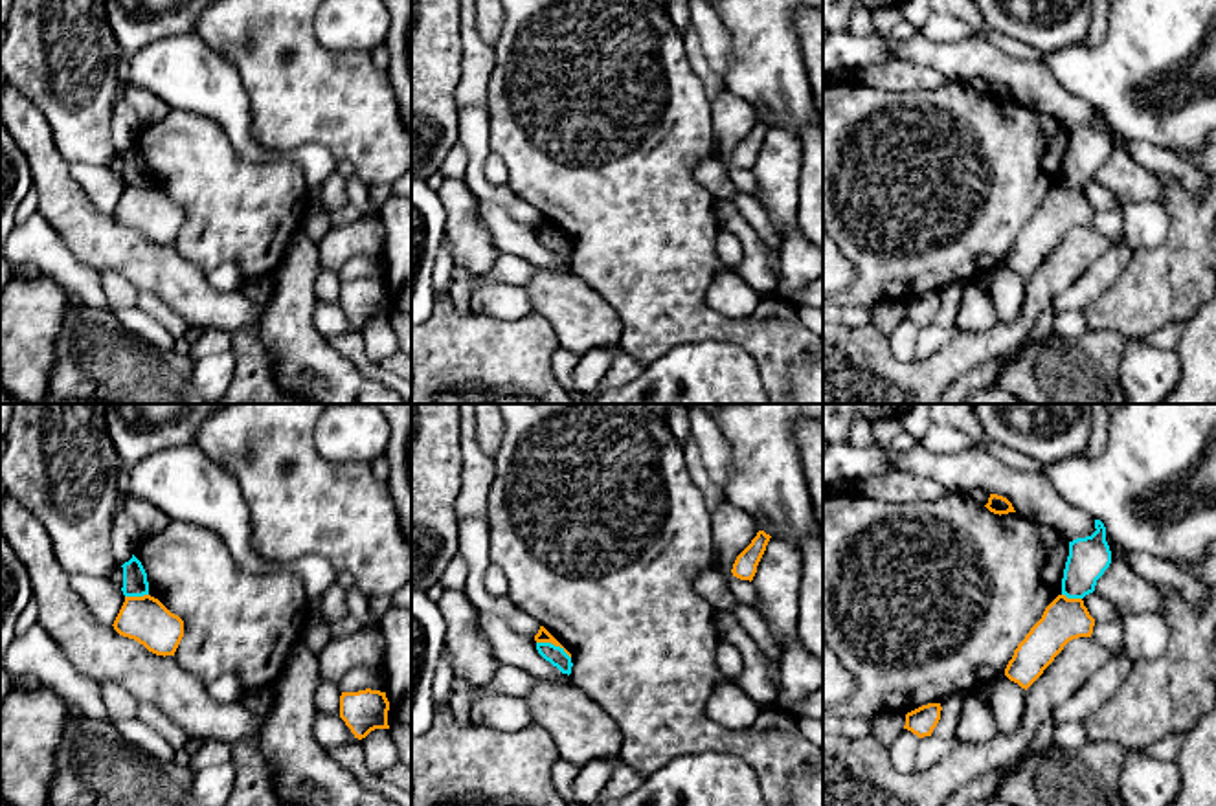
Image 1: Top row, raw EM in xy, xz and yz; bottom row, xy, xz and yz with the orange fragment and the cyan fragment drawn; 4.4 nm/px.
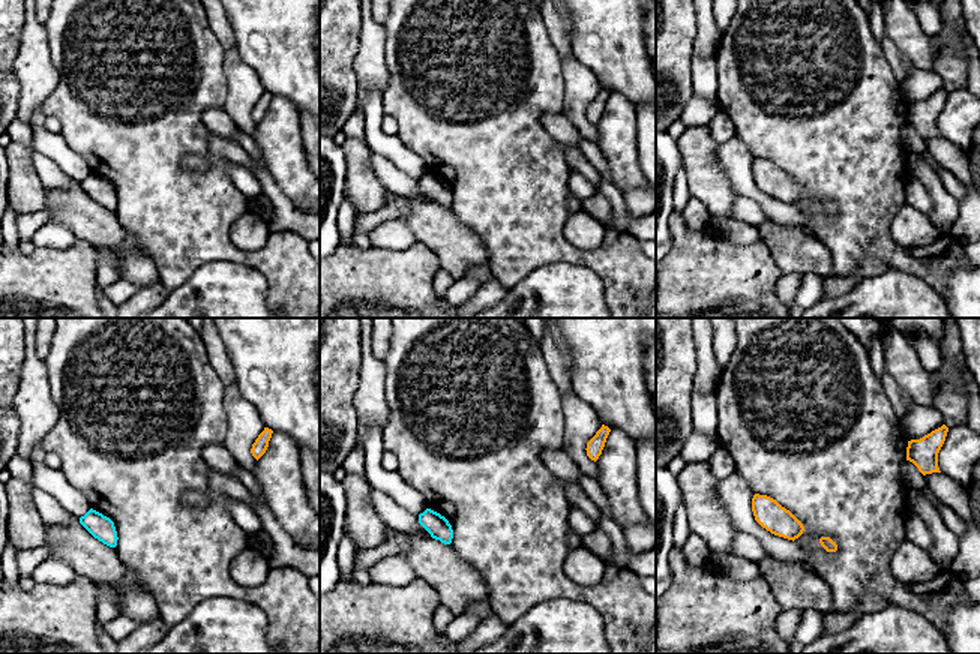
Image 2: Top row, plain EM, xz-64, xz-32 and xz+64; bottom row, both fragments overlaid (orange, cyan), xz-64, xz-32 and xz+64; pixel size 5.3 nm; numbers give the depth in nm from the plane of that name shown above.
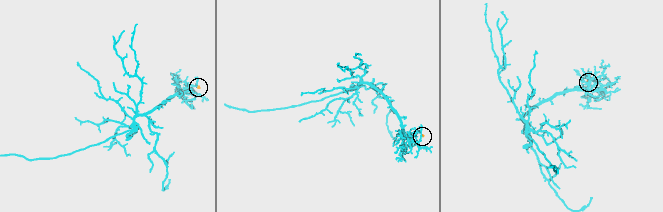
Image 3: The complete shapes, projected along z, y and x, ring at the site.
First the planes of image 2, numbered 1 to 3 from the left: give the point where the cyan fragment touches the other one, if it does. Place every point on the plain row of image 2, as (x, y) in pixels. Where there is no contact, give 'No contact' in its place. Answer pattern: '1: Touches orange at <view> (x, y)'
1: No contact
2: No contact
3: No contact

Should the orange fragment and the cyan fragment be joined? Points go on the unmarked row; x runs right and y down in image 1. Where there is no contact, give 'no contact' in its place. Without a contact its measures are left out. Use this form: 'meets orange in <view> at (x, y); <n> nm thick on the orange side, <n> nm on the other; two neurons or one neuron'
meets orange in xz at (553, 232); 60 nm thick on the orange side, 80 nm on the other; two neurons

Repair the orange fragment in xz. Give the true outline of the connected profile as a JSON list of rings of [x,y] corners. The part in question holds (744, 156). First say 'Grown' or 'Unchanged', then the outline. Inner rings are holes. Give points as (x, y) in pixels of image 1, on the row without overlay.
Unchanged. [[[759,119],[757,125],[751,129],[751,132],[737,145],[733,152],[733,165],[740,169],[753,169],[757,162],[757,154],[766,140],[766,134],[770,130],[770,123],[764,119]]]

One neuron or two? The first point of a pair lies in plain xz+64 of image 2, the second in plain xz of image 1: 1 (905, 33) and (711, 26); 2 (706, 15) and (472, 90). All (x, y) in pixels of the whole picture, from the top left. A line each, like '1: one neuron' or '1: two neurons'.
1: one neuron
2: one neuron

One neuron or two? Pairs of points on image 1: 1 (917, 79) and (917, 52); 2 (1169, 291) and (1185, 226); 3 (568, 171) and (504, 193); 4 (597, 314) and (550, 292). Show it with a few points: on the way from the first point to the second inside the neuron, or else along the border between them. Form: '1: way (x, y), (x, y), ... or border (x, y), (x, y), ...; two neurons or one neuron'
1: border (895, 59), (930, 65), (946, 79); two neurons
2: way (1180, 274), (1185, 268), (1185, 243); one neuron
3: border (507, 184), (540, 213); two neurons
4: way (586, 314), (579, 314), (561, 298); one neuron

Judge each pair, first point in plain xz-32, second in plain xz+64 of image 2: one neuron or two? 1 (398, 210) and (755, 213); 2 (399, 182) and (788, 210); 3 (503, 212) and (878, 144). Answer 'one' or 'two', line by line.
1: one
2: one
3: one

